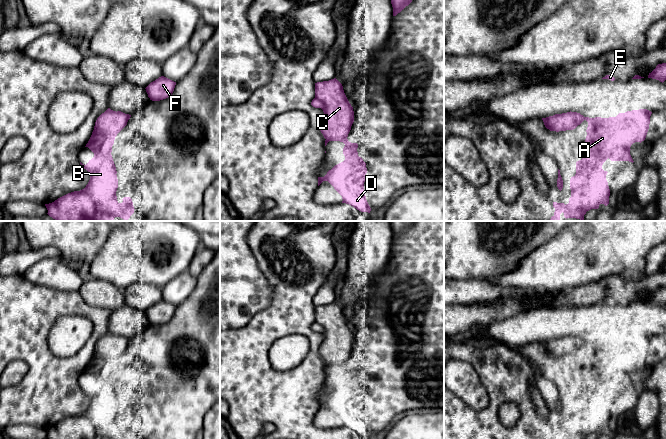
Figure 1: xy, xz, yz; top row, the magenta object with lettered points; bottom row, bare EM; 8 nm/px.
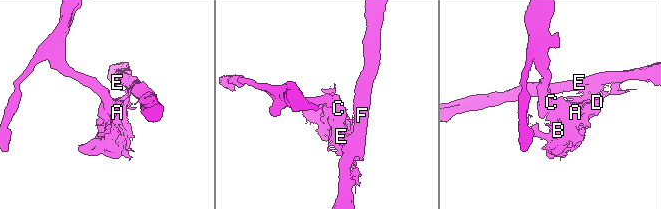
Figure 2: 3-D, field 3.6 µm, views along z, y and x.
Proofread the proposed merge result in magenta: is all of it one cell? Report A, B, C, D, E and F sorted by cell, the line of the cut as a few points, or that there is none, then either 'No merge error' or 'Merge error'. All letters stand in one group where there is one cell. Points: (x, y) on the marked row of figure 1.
Groups: A B D E F / C. Split along xy (127, 115), (122, 126), (110, 134), (97, 127). Merge error

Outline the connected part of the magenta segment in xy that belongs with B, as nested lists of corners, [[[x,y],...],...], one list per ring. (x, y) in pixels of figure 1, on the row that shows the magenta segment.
[[[97,120],[95,122],[94,130],[92,132],[92,135],[86,144],[85,147],[88,147],[93,153],[94,157],[89,160],[89,162],[84,165],[80,162],[82,167],[86,169],[89,174],[90,174],[90,180],[86,187],[80,191],[74,191],[71,193],[68,193],[57,200],[55,200],[52,203],[45,204],[47,210],[48,210],[48,215],[55,219],[56,221],[114,221],[115,217],[120,217],[127,221],[130,216],[134,213],[134,206],[132,199],[130,197],[124,197],[122,200],[122,203],[119,203],[117,201],[117,196],[116,196],[116,191],[118,188],[118,179],[117,179],[117,171],[116,167],[111,155],[112,152],[112,146],[114,144],[115,137],[117,134],[127,125],[127,122],[124,123],[121,127],[121,129],[111,135],[105,135],[97,125]]]

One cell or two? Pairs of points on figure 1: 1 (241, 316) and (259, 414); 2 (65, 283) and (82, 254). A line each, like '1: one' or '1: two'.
1: two
2: two

